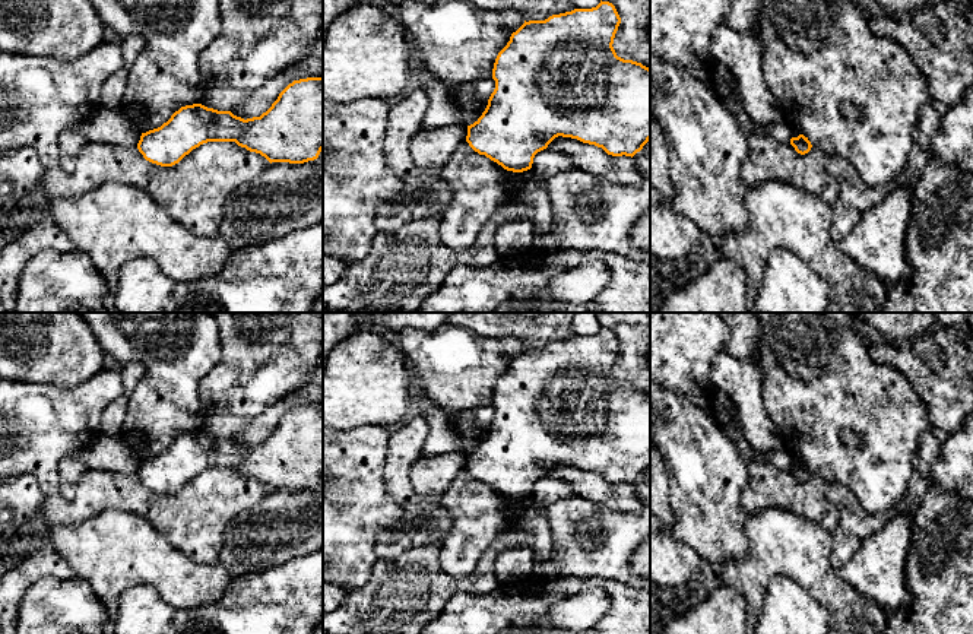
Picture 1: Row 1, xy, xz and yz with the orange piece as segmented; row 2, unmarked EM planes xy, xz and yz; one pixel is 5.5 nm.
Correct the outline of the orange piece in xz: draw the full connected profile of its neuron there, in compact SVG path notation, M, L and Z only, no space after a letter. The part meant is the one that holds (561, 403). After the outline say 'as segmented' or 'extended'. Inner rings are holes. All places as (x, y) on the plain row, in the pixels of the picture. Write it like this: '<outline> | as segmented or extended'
M602 327L592 336L574 336L545 348L524 348L495 386L495 416L482 443L468 453L469 473L513 500L530 497L535 482L558 463L595 472L612 484L633 485L640 479L650 467L650 396L617 383L612 371L619 351L615 333Z | as segmented

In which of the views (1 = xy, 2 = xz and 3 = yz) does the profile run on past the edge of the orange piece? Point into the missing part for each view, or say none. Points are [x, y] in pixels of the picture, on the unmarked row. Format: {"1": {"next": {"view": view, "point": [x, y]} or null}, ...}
{"1": {"next": null}, "2": {"next": null}, "3": {"next": null}}

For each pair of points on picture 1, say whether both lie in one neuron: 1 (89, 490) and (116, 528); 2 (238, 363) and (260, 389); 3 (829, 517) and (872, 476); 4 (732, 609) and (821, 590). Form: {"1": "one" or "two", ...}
{"1": "two", "2": "one", "3": "two", "4": "two"}

